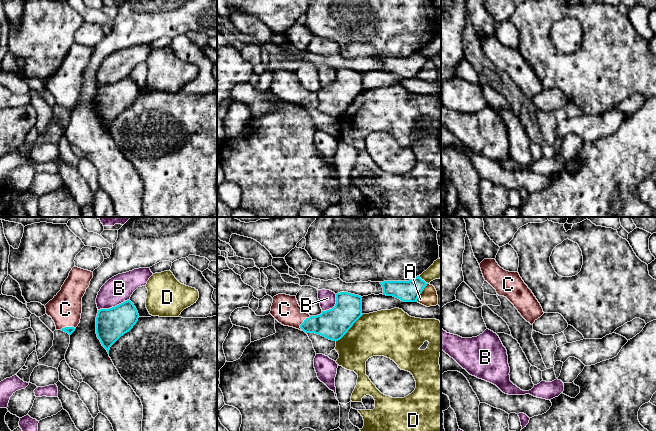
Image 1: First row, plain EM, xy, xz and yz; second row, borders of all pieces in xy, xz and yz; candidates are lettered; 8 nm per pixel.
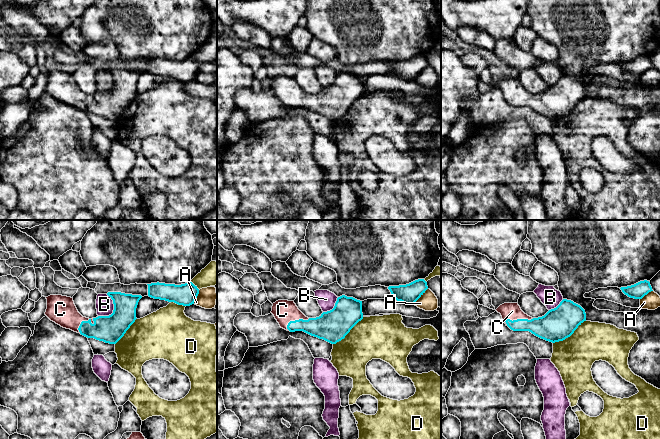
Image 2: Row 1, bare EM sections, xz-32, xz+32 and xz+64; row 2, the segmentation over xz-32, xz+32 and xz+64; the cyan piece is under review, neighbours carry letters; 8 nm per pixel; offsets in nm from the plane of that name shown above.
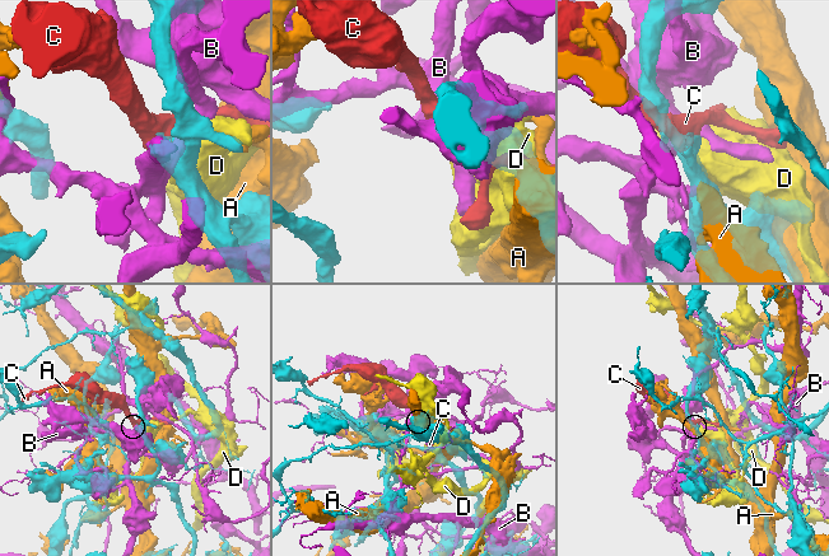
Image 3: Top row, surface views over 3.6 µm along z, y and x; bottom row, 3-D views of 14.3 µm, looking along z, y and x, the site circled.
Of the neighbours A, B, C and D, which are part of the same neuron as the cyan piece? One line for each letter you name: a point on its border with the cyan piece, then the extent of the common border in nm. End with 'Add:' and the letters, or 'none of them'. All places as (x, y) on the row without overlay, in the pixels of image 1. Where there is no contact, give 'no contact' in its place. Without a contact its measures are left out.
C: meets cyan in xz at (303, 98); contact 130 nm long
Add: C

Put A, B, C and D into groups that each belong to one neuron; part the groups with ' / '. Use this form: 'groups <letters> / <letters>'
groups A / B / C / D

